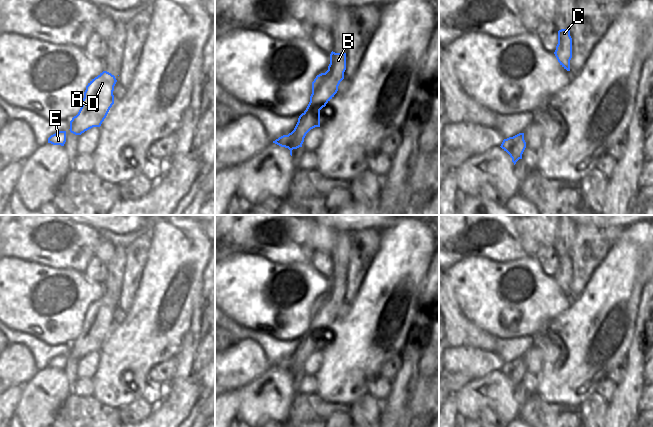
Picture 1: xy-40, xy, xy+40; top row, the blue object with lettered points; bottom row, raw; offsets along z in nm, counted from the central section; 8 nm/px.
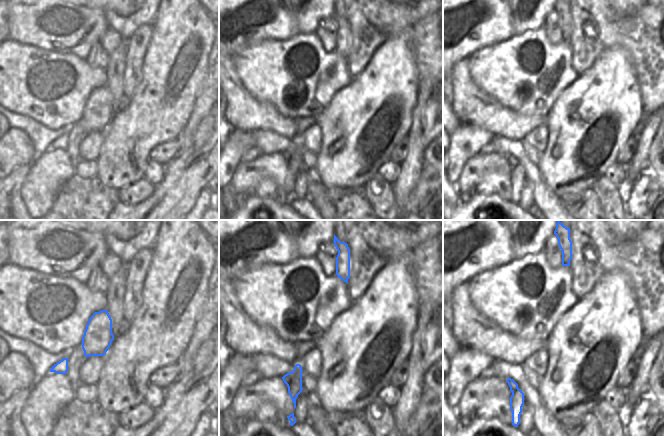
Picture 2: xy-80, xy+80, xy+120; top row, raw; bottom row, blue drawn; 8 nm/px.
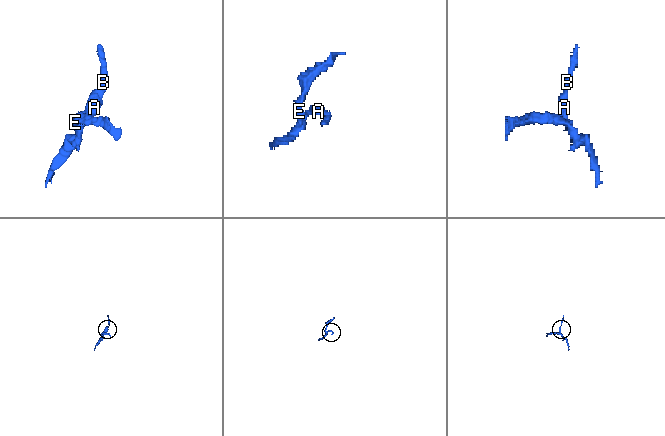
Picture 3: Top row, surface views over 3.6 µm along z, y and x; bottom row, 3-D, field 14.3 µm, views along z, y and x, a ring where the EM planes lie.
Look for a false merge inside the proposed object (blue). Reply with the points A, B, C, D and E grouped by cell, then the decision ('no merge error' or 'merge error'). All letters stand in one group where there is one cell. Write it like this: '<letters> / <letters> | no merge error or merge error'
A B C D / E | merge error

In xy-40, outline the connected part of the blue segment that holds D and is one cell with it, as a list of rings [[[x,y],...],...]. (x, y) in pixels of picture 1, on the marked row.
[[[103,71],[86,86],[82,106],[70,121],[70,132],[81,135],[85,131],[100,127],[110,108],[114,104],[114,75]]]

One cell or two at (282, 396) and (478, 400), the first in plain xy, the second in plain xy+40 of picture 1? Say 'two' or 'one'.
one

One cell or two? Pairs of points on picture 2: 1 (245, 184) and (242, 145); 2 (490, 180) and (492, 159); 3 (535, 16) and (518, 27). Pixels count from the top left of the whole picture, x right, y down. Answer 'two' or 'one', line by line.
1: two
2: two
3: one

